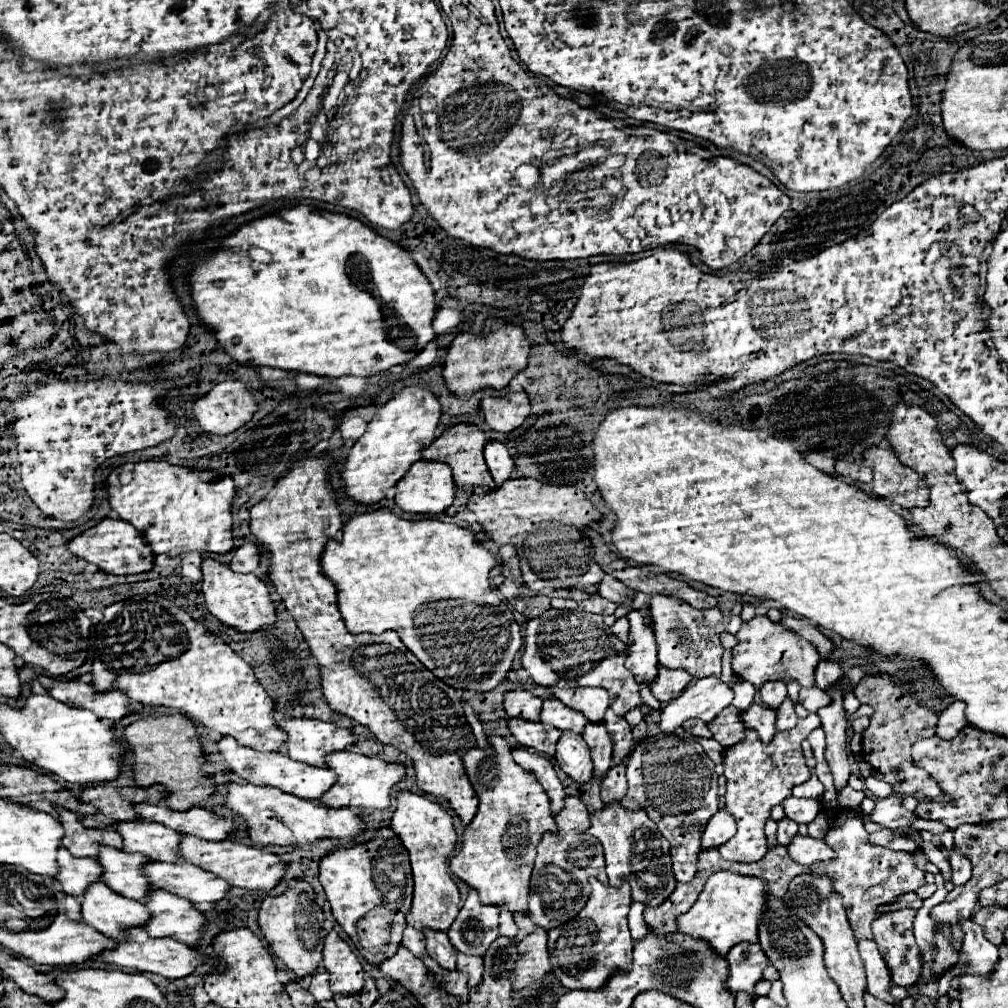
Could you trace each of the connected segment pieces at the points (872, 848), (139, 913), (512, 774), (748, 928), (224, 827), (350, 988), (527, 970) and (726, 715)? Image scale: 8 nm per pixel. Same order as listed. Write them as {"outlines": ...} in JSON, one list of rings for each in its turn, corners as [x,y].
{"outlines":[[[[845,816],[841,824],[833,824],[823,840],[833,848],[835,858],[813,864],[811,872],[827,874],[835,880],[835,892],[843,896],[843,906],[857,940],[873,938],[871,922],[875,920],[877,906],[893,902],[903,892],[915,892],[925,884],[925,872],[917,868],[913,852],[895,852],[885,846],[871,844],[863,820],[857,816]]],[[[93,882],[85,888],[83,892],[83,904],[81,904],[81,920],[85,924],[89,924],[91,928],[103,932],[109,938],[119,940],[121,932],[125,932],[125,928],[131,926],[143,926],[145,920],[149,918],[149,912],[145,912],[145,906],[137,900],[129,900],[125,896],[119,896],[117,892],[109,890],[103,882]]],[[[487,736],[491,752],[471,748],[463,756],[465,772],[477,788],[479,810],[465,826],[461,848],[451,856],[451,872],[479,892],[483,904],[507,904],[511,912],[527,912],[529,878],[535,860],[535,848],[543,832],[557,830],[551,814],[547,792],[537,782],[535,774],[521,768],[513,760],[513,746],[507,736]]],[[[721,870],[709,876],[703,892],[689,912],[677,918],[677,930],[695,938],[707,940],[717,954],[725,956],[739,942],[757,942],[759,924],[767,910],[767,880],[757,876],[741,876],[731,870]]],[[[141,802],[141,804],[133,804],[133,810],[141,820],[159,822],[171,830],[177,830],[181,834],[193,834],[203,840],[223,840],[235,830],[235,824],[231,820],[215,816],[213,812],[201,806],[193,806],[189,810],[179,812],[161,804],[155,806]]],[[[331,930],[323,944],[323,968],[331,974],[331,988],[335,994],[361,992],[365,970],[353,950]]],[[[535,928],[527,938],[519,942],[519,960],[513,970],[513,988],[519,990],[527,984],[541,984],[551,970],[547,952],[547,930]]],[[[723,708],[707,726],[713,732],[713,738],[717,742],[721,742],[721,746],[725,746],[725,748],[729,744],[737,744],[737,740],[741,740],[741,736],[743,736],[743,728],[745,728],[739,718],[737,708]]]]}

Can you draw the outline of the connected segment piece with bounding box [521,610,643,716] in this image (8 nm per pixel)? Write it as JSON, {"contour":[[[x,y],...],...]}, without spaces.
{"contour":[[[577,610],[551,620],[533,618],[525,624],[523,646],[521,666],[531,674],[535,684],[557,684],[559,688],[603,686],[611,696],[613,712],[619,716],[643,704],[635,676],[623,664],[625,644],[611,632],[609,626],[603,624],[603,616]]]}

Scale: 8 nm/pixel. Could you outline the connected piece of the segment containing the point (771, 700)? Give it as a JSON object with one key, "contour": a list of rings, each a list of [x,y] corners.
{"contour":[[[765,682],[759,688],[759,696],[769,708],[779,708],[781,700],[787,696],[787,688],[783,682]]]}

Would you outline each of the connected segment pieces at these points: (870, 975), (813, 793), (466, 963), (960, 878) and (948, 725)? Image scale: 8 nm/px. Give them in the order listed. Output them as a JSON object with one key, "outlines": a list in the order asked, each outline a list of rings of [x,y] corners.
{"outlines":[[[[869,940],[869,956],[861,956],[861,960],[865,960],[865,972],[867,972],[867,990],[876,998],[885,998],[889,1002],[895,1004],[895,998],[889,996],[887,988],[891,984],[891,976],[887,970],[885,960],[881,958],[877,944],[873,940]]],[[[815,774],[811,776],[809,782],[793,788],[793,796],[797,796],[797,798],[821,798],[823,792],[825,792],[825,788],[823,788],[823,784],[819,782],[819,778]]],[[[457,952],[457,972],[469,976],[467,986],[477,986],[483,976],[483,958],[481,956],[465,956],[465,954]]],[[[955,846],[949,850],[949,864],[951,864],[951,868],[953,868],[953,884],[955,886],[961,886],[961,884],[965,884],[965,880],[969,880],[969,876],[971,876],[971,862],[969,862],[969,858],[965,858]]],[[[955,700],[953,704],[949,704],[949,706],[939,714],[937,736],[945,738],[945,740],[951,740],[951,738],[955,738],[965,726],[967,726],[965,704],[963,704],[961,700]]]]}

